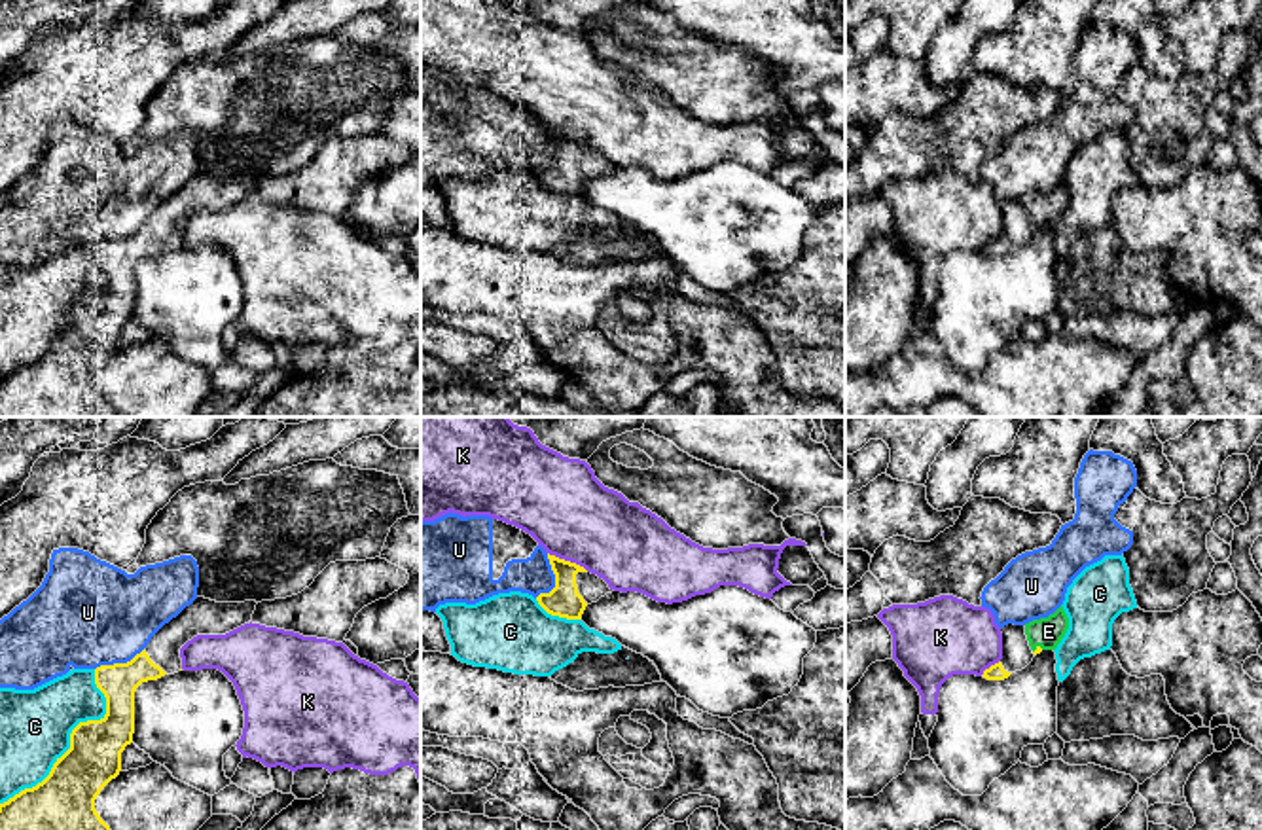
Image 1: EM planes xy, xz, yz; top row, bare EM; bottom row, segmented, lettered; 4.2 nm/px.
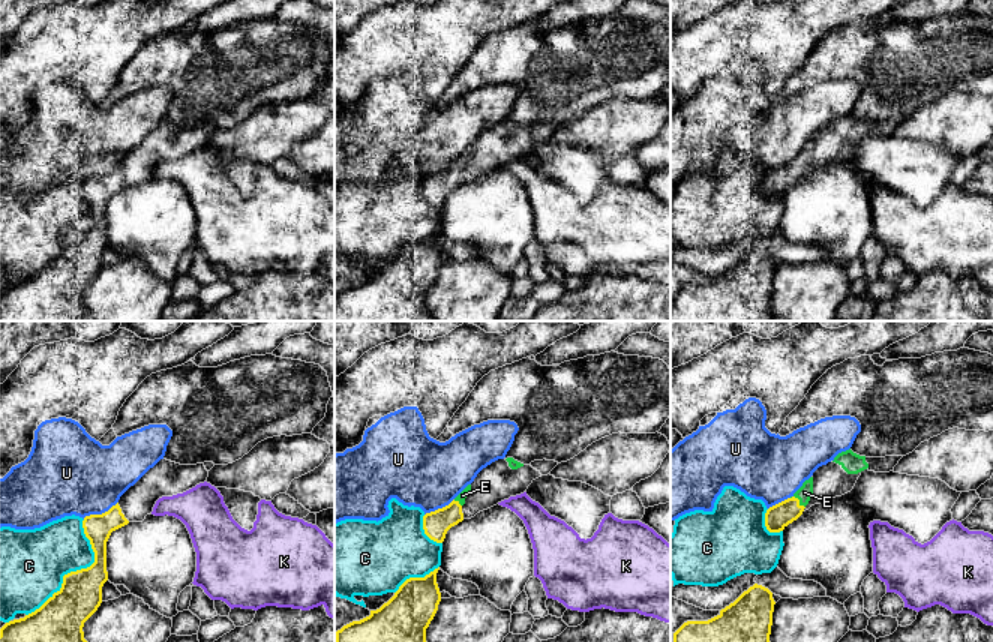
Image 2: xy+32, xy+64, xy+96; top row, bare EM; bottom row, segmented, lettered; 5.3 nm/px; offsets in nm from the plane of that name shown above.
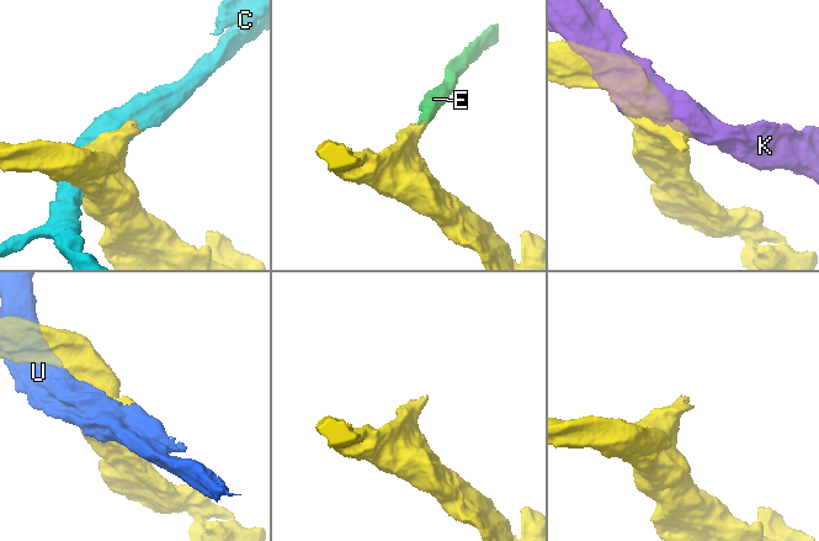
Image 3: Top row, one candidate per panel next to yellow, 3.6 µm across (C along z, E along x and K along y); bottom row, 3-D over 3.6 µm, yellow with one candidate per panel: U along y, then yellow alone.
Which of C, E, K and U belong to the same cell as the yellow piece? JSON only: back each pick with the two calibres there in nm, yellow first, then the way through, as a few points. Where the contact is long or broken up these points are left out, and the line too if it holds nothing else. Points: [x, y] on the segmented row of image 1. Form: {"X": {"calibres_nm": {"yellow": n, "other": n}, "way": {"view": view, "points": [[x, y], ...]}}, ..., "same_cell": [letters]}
{"E": {"calibres_nm": {"yellow": 20, "other": 130}, "way": {"view": "yz", "points": [[1039, 649], [1037, 649], [1048, 631]]}}, "same_cell": ["E"]}

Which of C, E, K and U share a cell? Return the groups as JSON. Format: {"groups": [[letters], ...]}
{"groups": [["C", "U"], ["E"], ["K"]]}

